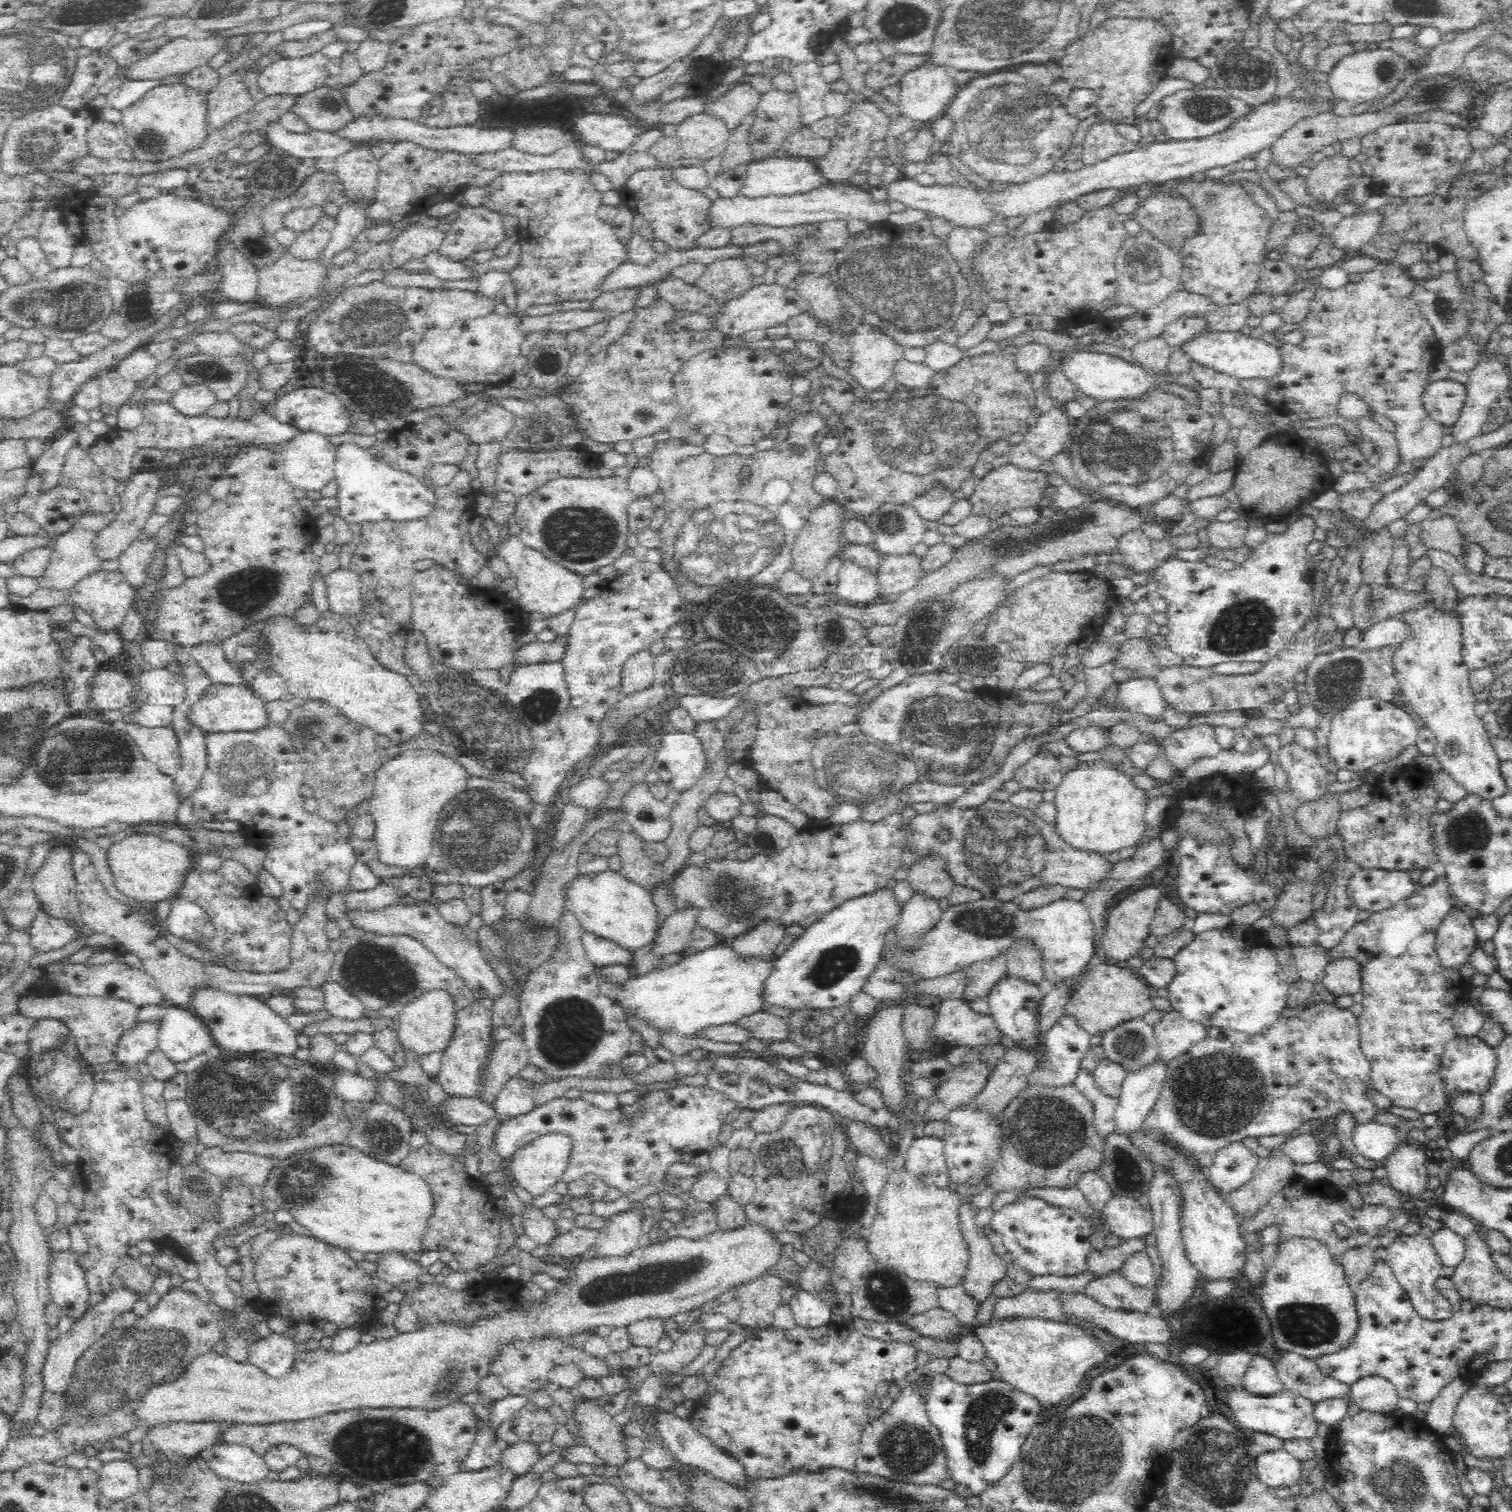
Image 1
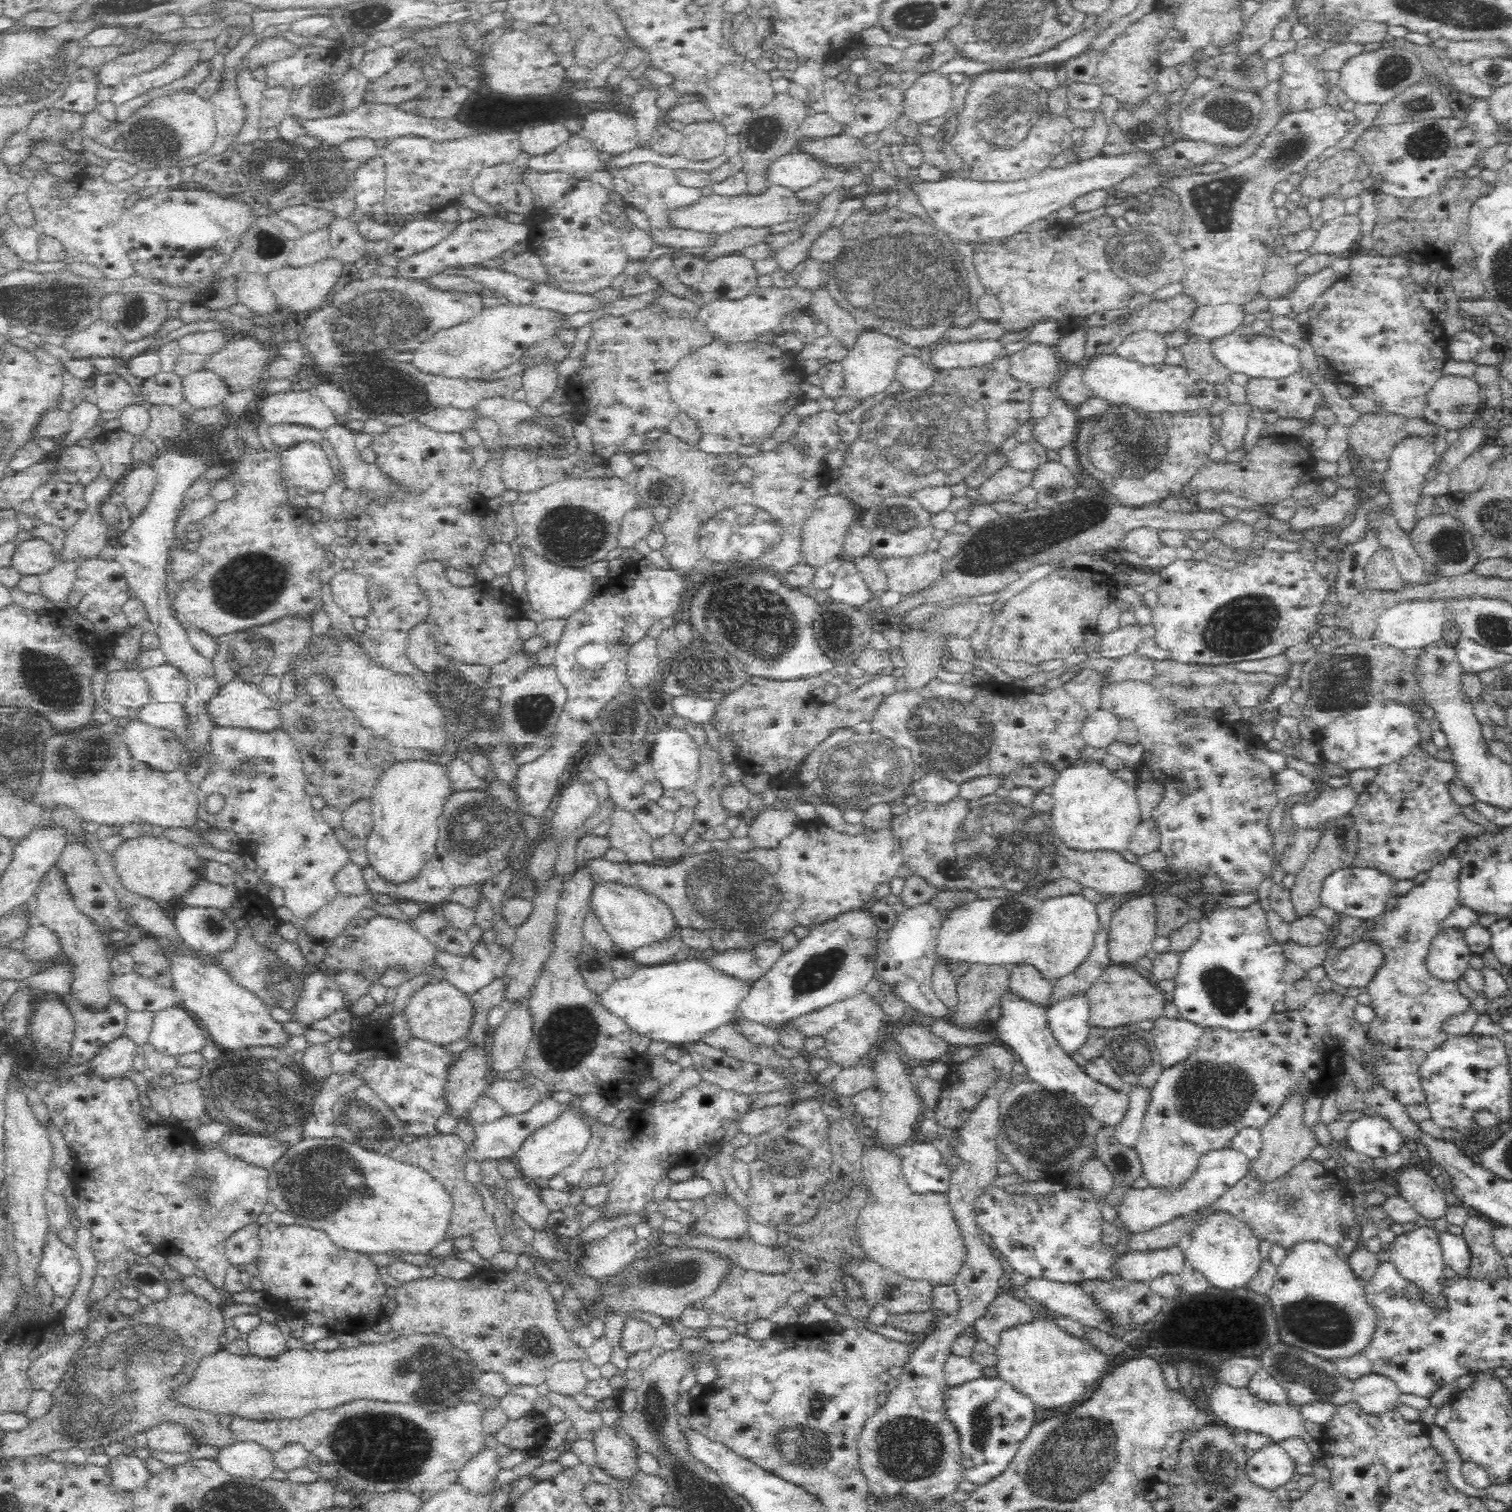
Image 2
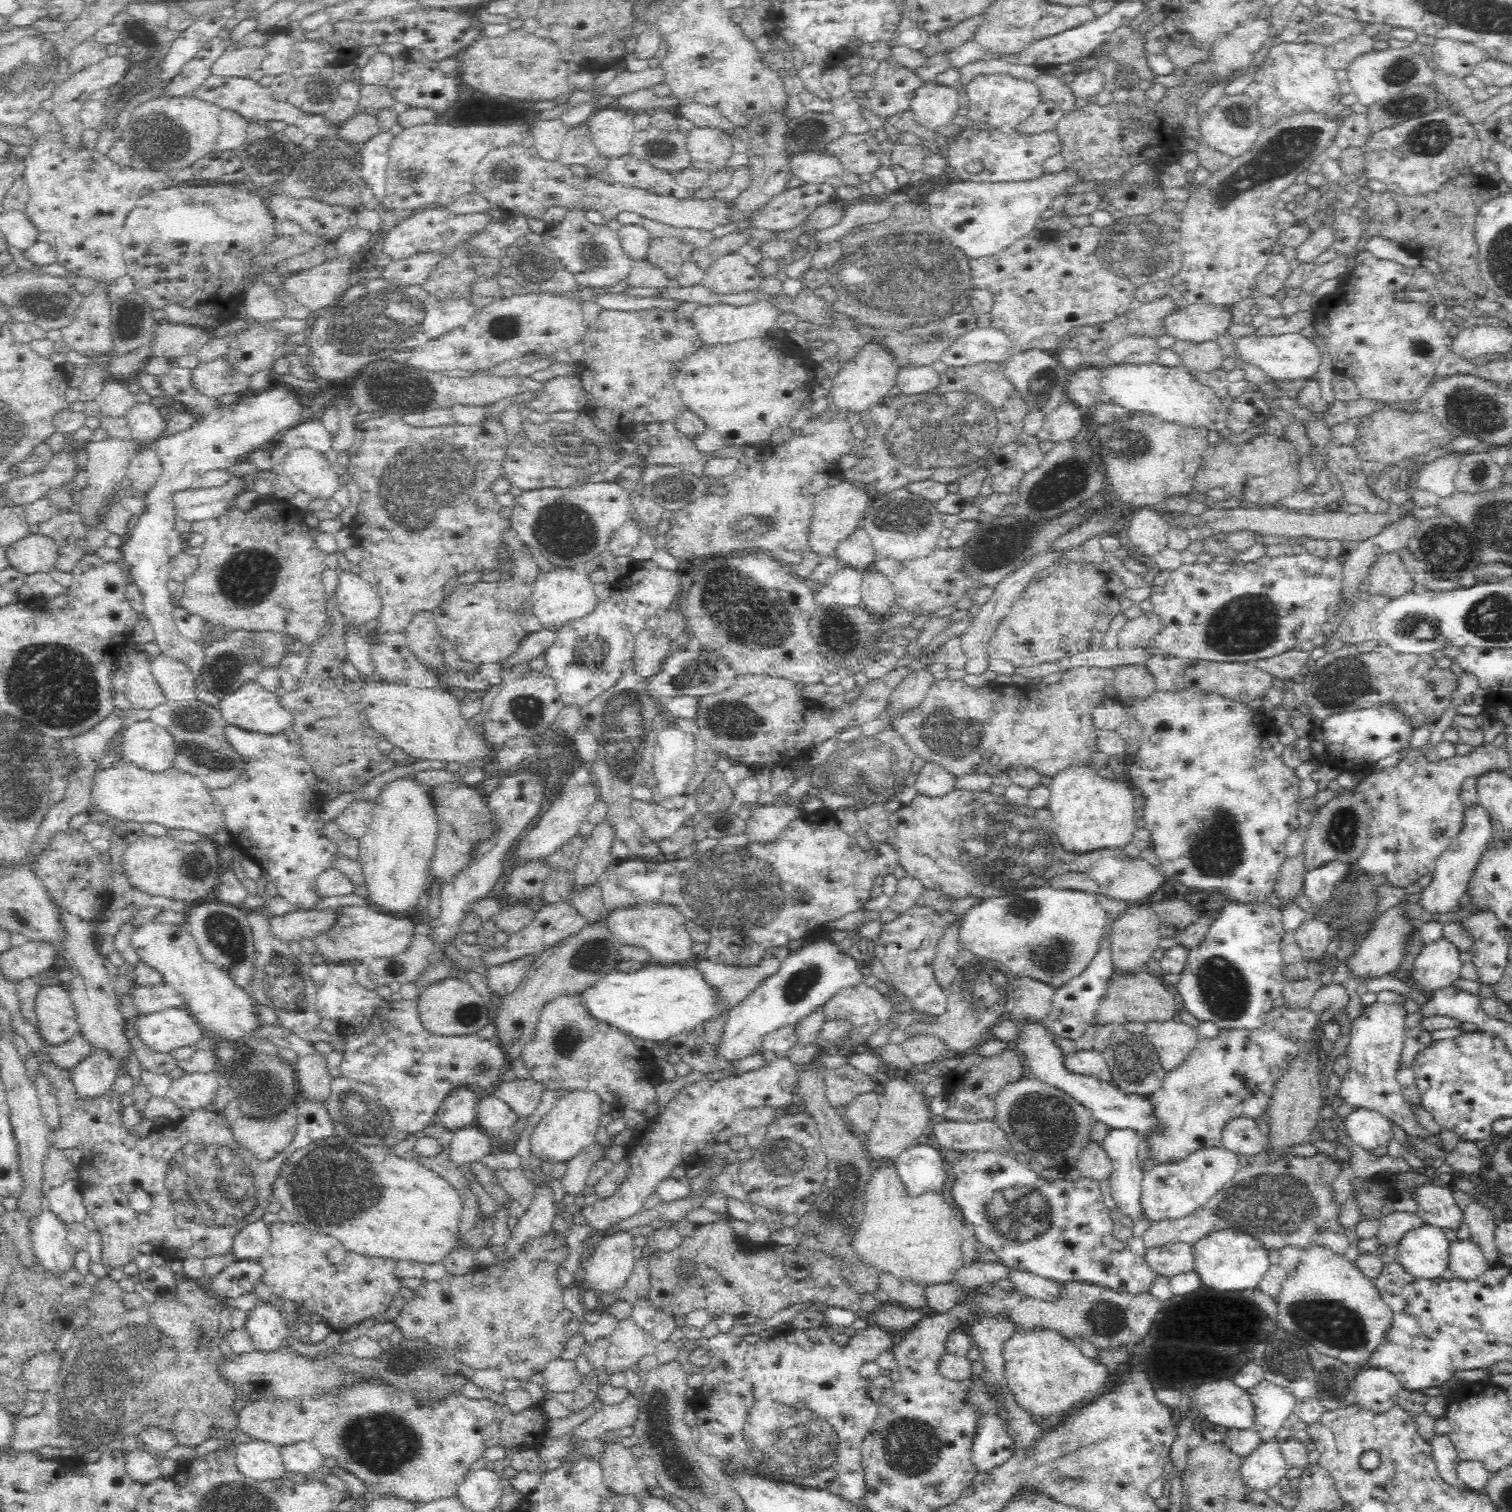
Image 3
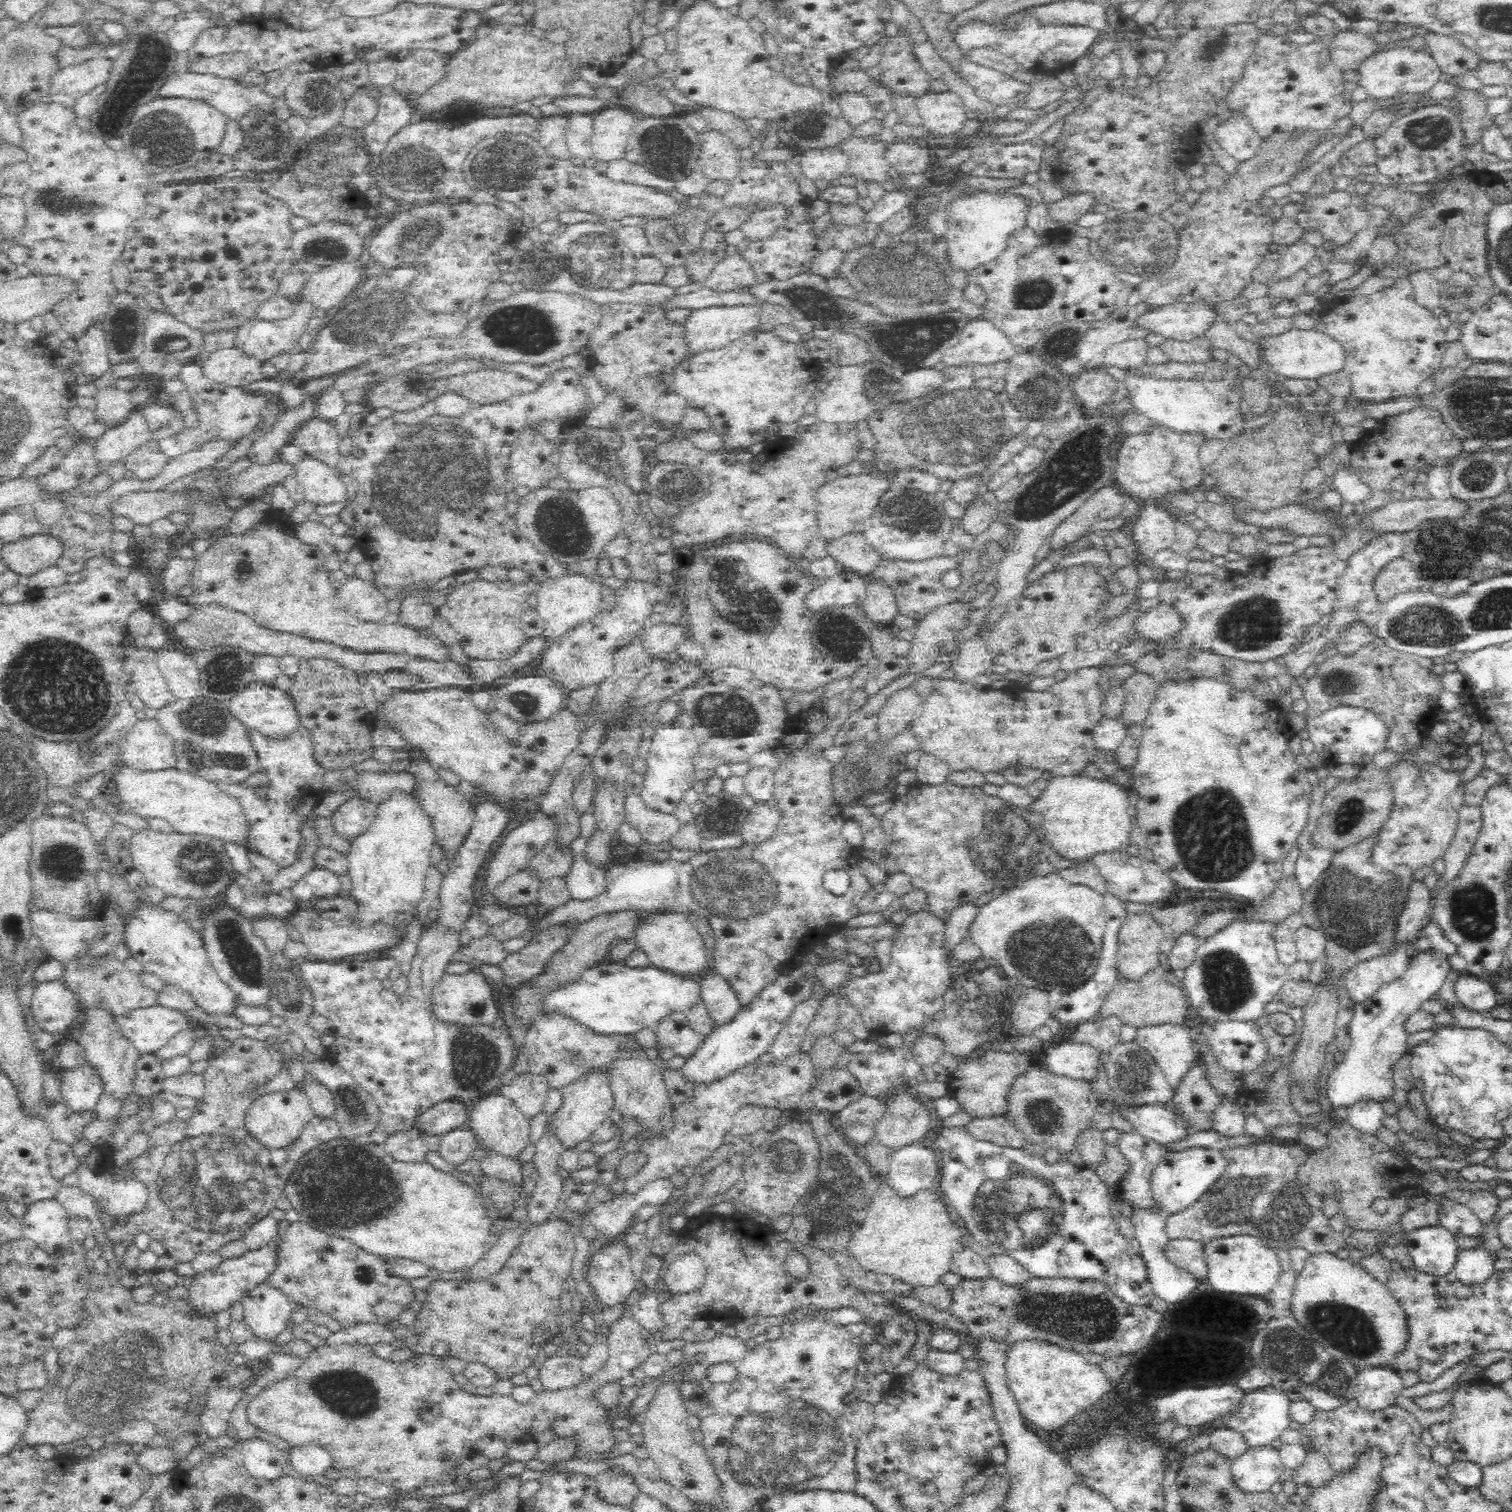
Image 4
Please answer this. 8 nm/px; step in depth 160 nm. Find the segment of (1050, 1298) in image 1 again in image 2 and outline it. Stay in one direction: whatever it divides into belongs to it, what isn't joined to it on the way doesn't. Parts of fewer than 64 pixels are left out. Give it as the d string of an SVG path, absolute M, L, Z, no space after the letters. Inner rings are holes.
M998 1294L988 1306L985 1314L974 1322L975 1338L986 1342L994 1350L1000 1346L1000 1336L1004 1330L1033 1321L1031 1308L1022 1300L1007 1294Z

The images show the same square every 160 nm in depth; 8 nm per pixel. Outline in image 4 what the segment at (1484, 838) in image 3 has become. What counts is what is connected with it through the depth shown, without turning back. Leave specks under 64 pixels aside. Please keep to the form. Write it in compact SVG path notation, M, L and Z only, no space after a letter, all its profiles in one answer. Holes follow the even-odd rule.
M1462 805L1458 809L1457 830L1448 847L1445 857L1445 873L1442 879L1452 879L1464 867L1468 856L1474 849L1480 828L1482 827L1481 807Z

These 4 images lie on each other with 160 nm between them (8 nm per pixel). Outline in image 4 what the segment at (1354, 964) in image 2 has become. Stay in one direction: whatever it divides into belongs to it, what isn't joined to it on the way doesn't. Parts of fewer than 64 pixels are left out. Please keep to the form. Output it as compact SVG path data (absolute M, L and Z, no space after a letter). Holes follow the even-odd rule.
M1416 879L1410 888L1410 902L1406 906L1406 910L1396 918L1396 922L1392 920L1392 926L1399 926L1397 930L1397 938L1412 942L1418 938L1419 931L1427 923L1428 915L1433 911L1433 896L1435 890L1430 890L1424 879Z

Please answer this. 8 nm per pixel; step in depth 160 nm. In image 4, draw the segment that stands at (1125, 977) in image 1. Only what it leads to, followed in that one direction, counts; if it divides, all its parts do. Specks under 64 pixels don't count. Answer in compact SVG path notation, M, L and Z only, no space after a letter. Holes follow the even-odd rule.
M1151 971L1140 981L1120 980L1105 996L1100 1016L1117 1016L1123 1024L1133 1027L1158 1026L1163 1024L1187 1025L1191 1013L1191 1001L1180 986L1174 986L1161 972Z

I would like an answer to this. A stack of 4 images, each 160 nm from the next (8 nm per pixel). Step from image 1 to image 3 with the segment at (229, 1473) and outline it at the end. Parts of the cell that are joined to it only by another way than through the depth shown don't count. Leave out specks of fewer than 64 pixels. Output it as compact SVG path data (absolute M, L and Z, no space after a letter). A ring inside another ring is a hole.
M253 1440L238 1445L236 1462L244 1476L258 1481L276 1480L289 1475L280 1448L265 1441Z

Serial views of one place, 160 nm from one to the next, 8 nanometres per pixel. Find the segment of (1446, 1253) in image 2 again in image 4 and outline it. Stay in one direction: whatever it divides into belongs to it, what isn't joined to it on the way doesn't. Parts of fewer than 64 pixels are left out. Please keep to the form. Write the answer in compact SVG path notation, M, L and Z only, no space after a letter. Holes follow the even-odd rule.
M1482 1246L1458 1253L1453 1270L1457 1279L1466 1286L1481 1285L1490 1278L1495 1259Z

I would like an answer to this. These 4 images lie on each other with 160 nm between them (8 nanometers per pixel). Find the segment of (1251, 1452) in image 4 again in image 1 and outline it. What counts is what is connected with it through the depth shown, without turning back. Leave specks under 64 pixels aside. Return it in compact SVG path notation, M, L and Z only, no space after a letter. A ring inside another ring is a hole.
M1284 1449L1271 1452L1255 1451L1258 1480L1271 1489L1289 1487L1296 1491L1300 1480L1301 1464Z

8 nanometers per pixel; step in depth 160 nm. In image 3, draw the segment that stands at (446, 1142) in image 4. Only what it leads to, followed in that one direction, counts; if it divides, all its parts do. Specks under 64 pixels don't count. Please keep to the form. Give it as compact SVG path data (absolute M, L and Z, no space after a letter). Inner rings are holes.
M471 1125L452 1132L450 1146L448 1148L448 1158L459 1168L466 1164L480 1161L484 1154L493 1150L495 1144L488 1140L486 1134L477 1127Z

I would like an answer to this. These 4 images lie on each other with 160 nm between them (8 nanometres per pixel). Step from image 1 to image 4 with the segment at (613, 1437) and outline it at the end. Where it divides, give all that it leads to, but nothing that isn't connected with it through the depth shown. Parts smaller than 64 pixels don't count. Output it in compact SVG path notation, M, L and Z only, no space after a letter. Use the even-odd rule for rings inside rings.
M604 1473L596 1481L596 1495L609 1505L631 1506L638 1493L636 1485L622 1473Z

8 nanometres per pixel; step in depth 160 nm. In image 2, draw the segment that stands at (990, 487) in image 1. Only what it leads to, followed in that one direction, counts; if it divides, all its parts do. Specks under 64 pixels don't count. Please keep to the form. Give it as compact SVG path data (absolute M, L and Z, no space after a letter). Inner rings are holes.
M1006 464L979 486L980 498L987 503L1009 501L1011 495L1029 486L1030 480L1032 480L1032 471L1022 472Z

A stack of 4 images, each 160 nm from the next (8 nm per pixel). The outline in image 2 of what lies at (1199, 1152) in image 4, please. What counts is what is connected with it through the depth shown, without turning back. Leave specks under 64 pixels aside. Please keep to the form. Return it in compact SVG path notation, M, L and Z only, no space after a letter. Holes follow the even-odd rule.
M1226 1146L1220 1150L1209 1150L1198 1158L1194 1170L1184 1182L1174 1186L1154 1186L1130 1189L1124 1202L1116 1208L1120 1219L1133 1233L1146 1232L1151 1228L1166 1224L1178 1217L1195 1213L1198 1209L1212 1204L1218 1196L1222 1196L1228 1188L1234 1186L1250 1168L1252 1161L1241 1152Z

